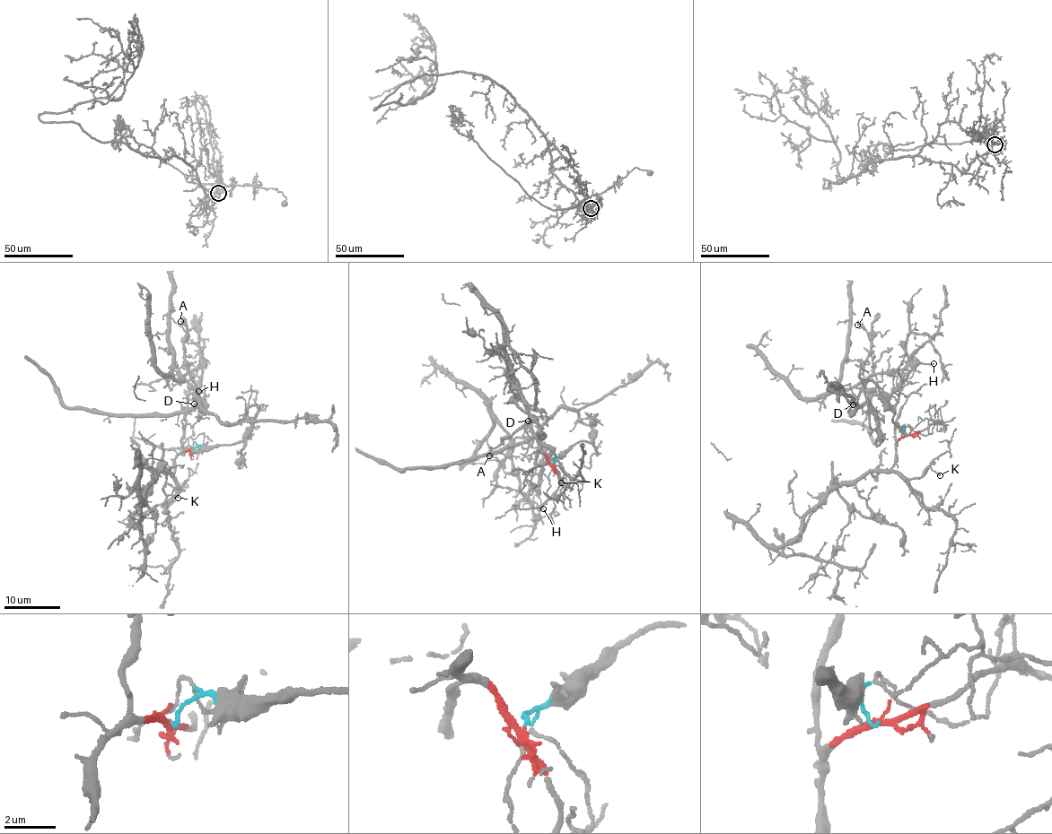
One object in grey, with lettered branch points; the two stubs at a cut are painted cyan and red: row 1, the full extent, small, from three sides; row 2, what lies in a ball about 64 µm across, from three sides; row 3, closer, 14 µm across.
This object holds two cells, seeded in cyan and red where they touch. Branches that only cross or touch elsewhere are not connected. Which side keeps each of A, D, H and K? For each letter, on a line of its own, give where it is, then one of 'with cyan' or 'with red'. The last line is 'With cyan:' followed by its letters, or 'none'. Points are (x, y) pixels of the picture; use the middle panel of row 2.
A: (489, 456) | with cyan
D: (528, 421) | with cyan
H: (543, 508) | with cyan
K: (561, 482) | with red
With cyan: A, D, H

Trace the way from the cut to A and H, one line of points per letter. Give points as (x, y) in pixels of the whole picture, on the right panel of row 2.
A: (907, 435), (893, 421), (895, 415), (872, 382), (851, 413), (867, 400), (859, 375), (871, 339), (857, 325)
H: (907, 435), (893, 421), (895, 415), (870, 381), (851, 413), (875, 395), (889, 395), (920, 363), (933, 363)

